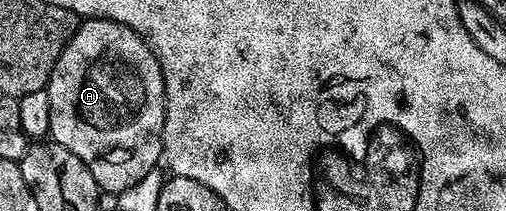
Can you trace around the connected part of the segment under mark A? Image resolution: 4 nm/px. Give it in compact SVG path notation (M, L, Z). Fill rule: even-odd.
M103 18L85 19L64 52L60 52L45 90L48 100L52 100L49 137L86 165L99 191L118 195L159 165L166 115L164 76L152 48L132 28Z

